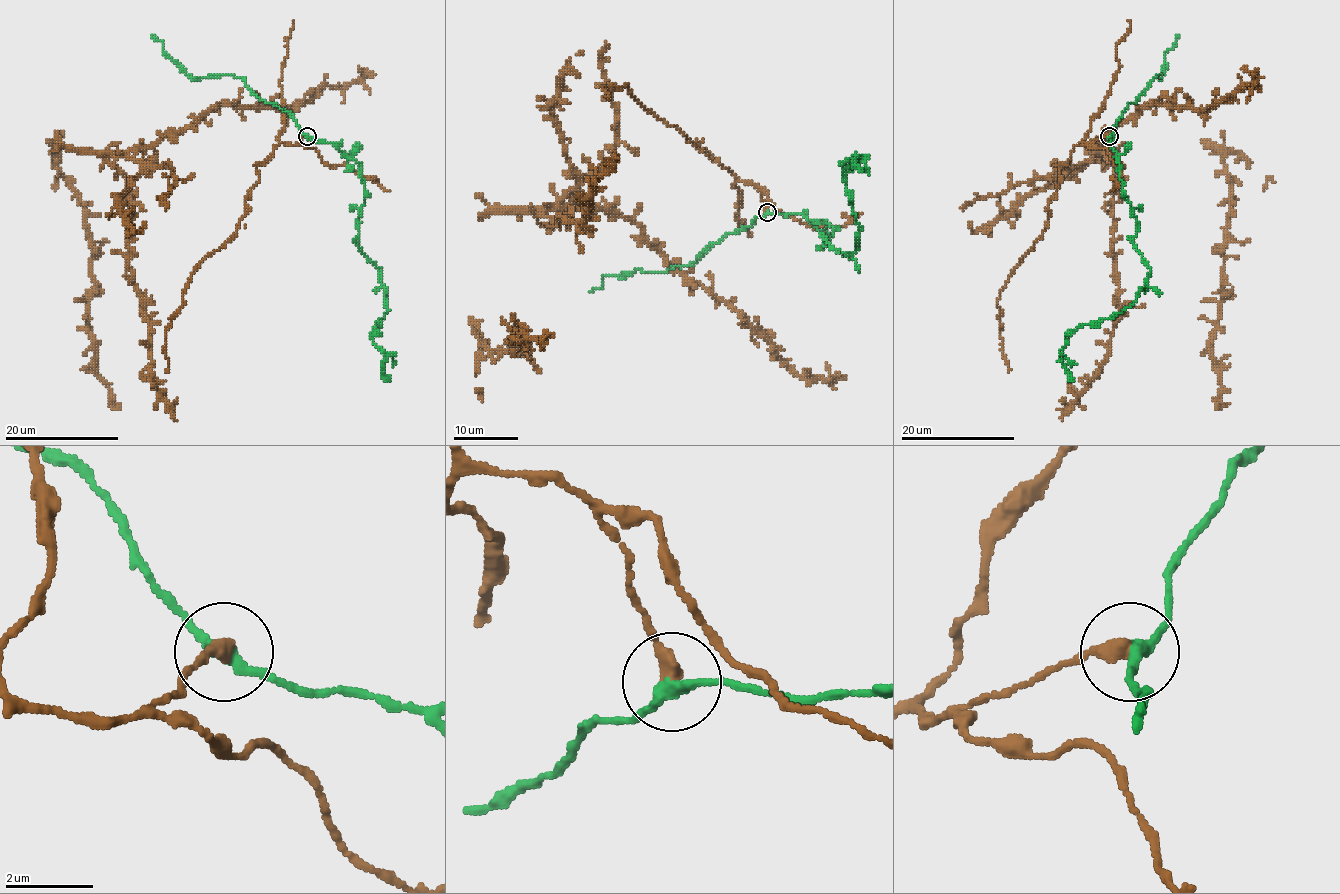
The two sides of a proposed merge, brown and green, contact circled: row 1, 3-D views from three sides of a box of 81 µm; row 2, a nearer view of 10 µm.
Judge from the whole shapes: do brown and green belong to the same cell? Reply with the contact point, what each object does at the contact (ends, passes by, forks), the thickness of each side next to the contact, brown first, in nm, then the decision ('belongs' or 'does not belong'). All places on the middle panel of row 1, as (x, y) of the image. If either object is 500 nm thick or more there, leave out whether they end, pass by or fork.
(767, 212) | brown ends | green passes by | 360/280 nm | does not belong

